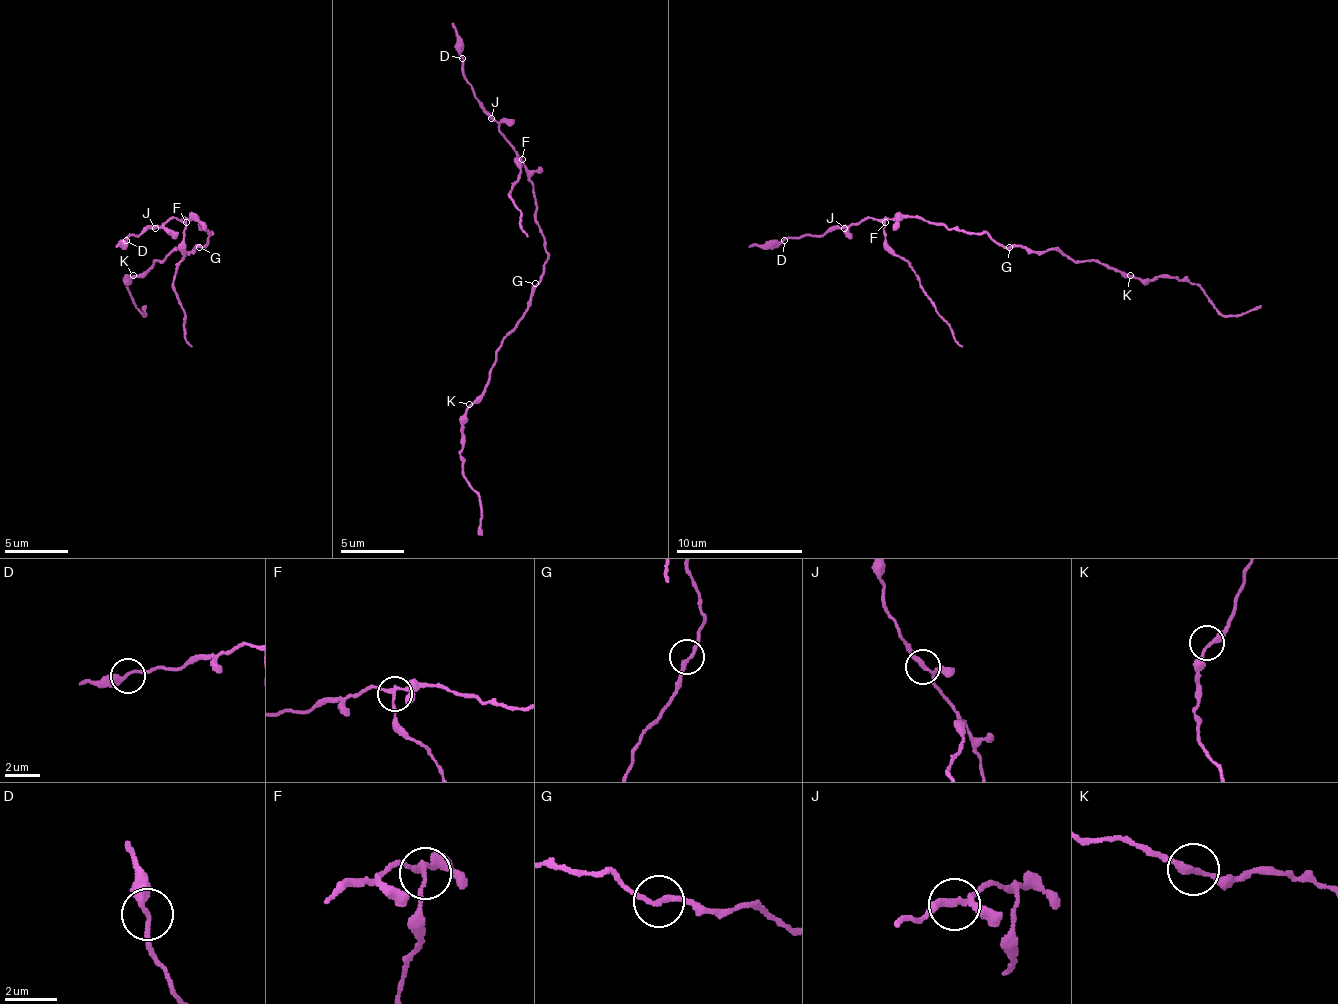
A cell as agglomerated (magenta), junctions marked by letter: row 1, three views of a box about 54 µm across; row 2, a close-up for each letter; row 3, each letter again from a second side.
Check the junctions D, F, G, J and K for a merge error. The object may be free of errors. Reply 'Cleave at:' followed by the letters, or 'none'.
Cleave at: F

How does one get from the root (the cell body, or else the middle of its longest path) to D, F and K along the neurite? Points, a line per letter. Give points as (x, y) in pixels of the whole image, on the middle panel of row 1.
D: (539, 283), (548, 252), (535, 217), (529, 169), (501, 131), (501, 125), (475, 96), (462, 71), (462, 58)
F: (539, 283), (548, 252), (535, 217), (535, 198), (529, 169), (523, 160)
K: (539, 283), (529, 309), (497, 350), (497, 359), (491, 369), (488, 385), (469, 404)

